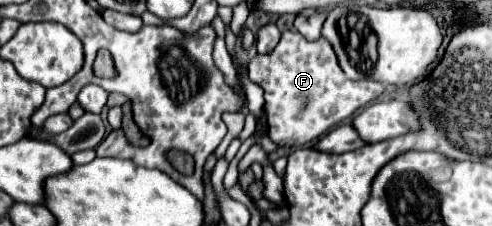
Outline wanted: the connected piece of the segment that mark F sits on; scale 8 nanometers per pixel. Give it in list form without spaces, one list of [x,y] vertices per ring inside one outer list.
[[[283,32],[279,44],[269,54],[257,54],[249,62],[249,80],[265,92],[265,112],[269,138],[277,146],[303,146],[329,132],[333,126],[353,116],[359,108],[375,100],[385,86],[371,80],[349,80],[325,38],[309,42],[299,32]]]

